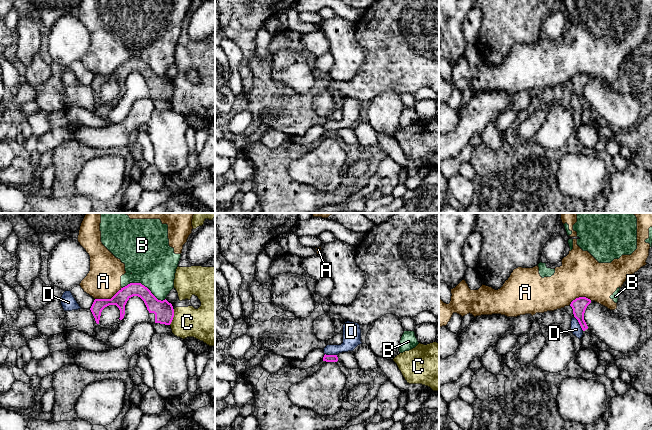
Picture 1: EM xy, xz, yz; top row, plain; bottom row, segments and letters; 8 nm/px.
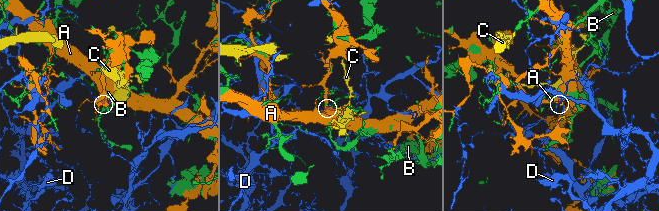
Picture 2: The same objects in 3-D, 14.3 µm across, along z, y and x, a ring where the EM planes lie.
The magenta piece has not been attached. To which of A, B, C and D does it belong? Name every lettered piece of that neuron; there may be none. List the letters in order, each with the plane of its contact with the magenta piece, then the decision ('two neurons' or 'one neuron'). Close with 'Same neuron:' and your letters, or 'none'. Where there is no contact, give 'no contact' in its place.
A: xy | two neurons
B: xy | two neurons
C: xy | two neurons
D: yz | two neurons
Same neuron: none

